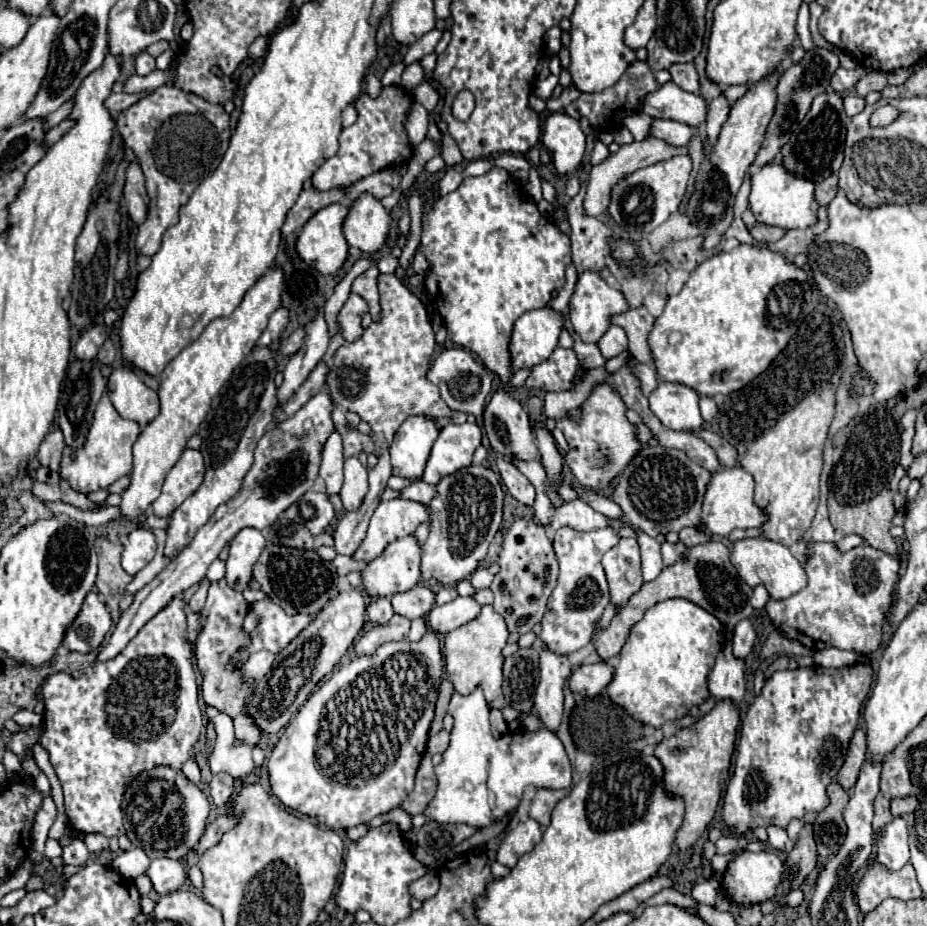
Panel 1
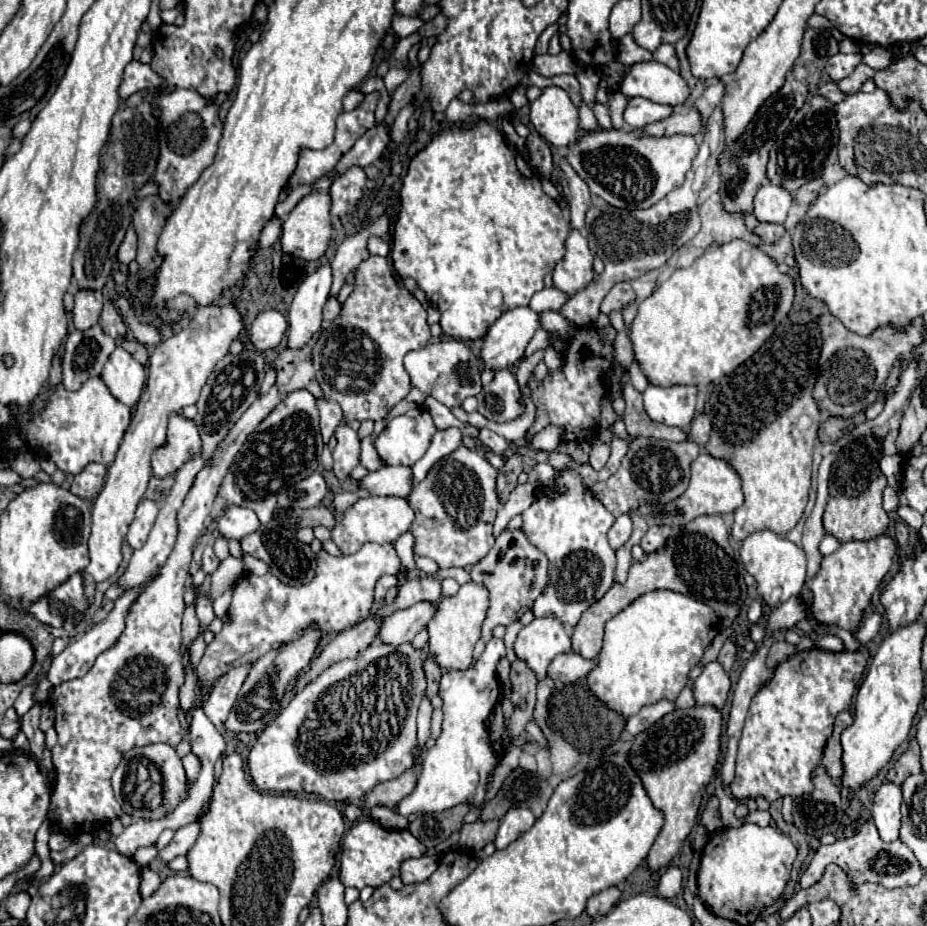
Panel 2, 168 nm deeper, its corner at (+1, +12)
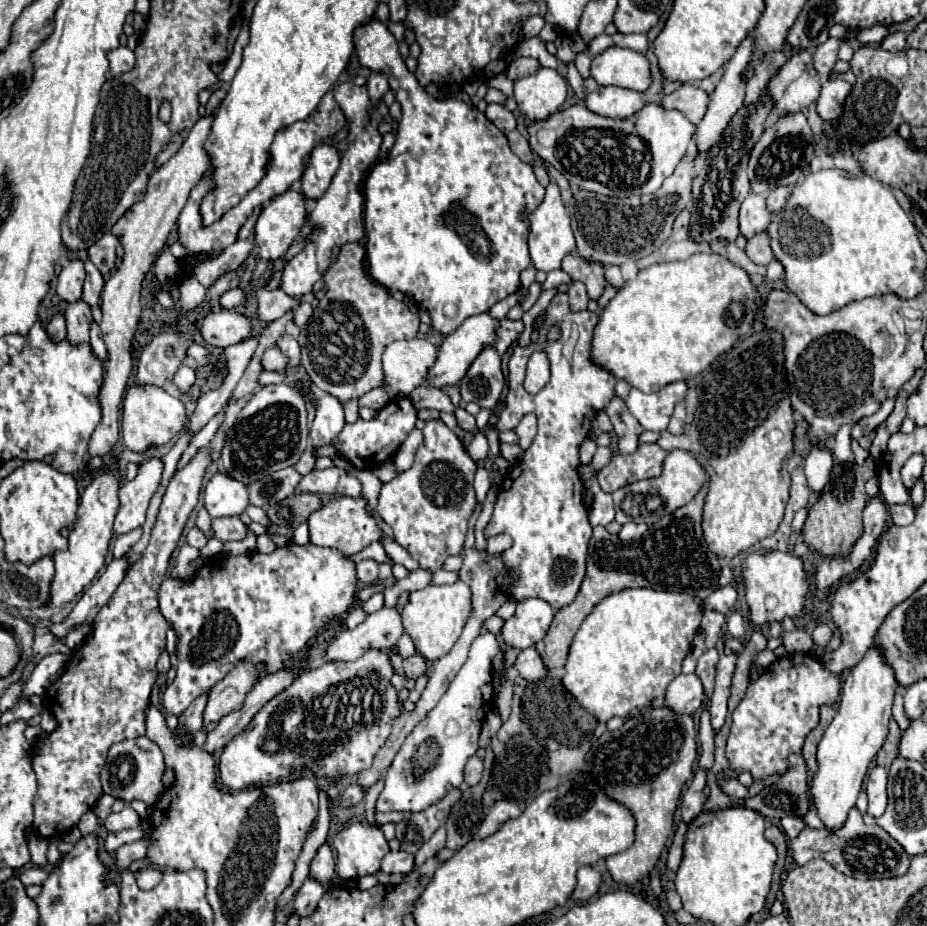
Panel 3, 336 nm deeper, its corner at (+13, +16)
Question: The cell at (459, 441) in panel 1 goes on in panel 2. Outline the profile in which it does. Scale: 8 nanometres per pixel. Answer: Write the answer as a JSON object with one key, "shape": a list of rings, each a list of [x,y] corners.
{"shape":[[[455,426],[453,428],[445,428],[445,430],[437,430],[433,434],[433,440],[431,440],[429,450],[413,466],[413,478],[415,478],[415,482],[421,482],[427,476],[429,468],[437,460],[449,456],[449,452],[455,452],[463,444],[463,436],[465,436],[465,432],[461,428],[455,428]]]}

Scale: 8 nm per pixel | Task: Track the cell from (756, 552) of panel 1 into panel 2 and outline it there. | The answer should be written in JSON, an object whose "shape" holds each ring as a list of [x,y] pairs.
{"shape":[[[761,530],[761,532],[753,532],[751,536],[747,536],[741,542],[739,548],[741,560],[747,568],[747,572],[757,580],[757,592],[761,594],[761,598],[767,602],[767,606],[779,606],[785,600],[789,600],[791,596],[799,596],[803,582],[805,582],[805,572],[807,572],[807,558],[803,548],[799,548],[797,544],[789,542],[787,538],[777,536],[775,532],[769,530]]]}

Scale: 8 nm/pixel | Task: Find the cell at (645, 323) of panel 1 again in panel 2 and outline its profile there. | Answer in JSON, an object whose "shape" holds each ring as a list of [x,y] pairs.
{"shape":[[[619,282],[619,284],[615,284],[611,290],[609,290],[609,294],[605,296],[605,300],[603,300],[603,304],[601,304],[601,312],[603,314],[611,314],[611,312],[621,312],[627,304],[631,304],[633,300],[637,298],[637,294],[635,294],[635,290],[631,288],[631,284],[629,282]]]}

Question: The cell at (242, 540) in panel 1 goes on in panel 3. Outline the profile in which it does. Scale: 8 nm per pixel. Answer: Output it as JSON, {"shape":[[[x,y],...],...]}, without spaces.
{"shape":[[[215,472],[205,486],[205,508],[211,518],[239,516],[249,506],[247,488],[239,480],[225,476],[225,472]]]}

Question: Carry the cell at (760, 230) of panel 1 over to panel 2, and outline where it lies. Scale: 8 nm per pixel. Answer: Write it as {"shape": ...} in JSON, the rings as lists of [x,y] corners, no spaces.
{"shape":[[[757,224],[755,226],[755,234],[761,236],[761,240],[765,242],[777,242],[783,234],[785,234],[785,228],[783,224]]]}

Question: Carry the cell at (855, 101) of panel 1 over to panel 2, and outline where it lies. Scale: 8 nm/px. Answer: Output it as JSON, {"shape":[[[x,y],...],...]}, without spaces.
{"shape":[[[827,82],[827,84],[823,84],[817,92],[819,92],[819,94],[823,94],[825,98],[829,98],[829,100],[831,100],[831,102],[835,102],[835,104],[839,104],[841,100],[845,100],[845,96],[849,96],[847,92],[841,92],[841,90],[839,90],[839,86],[837,86],[835,82]]]}

